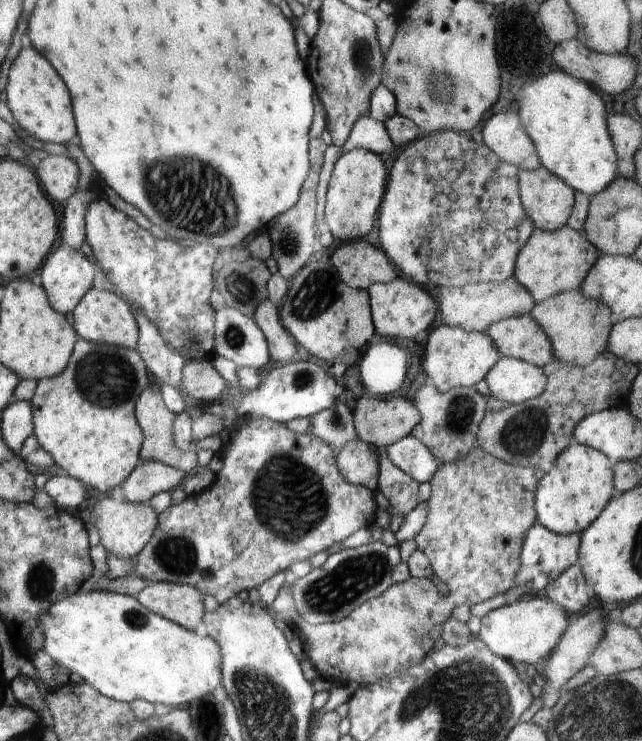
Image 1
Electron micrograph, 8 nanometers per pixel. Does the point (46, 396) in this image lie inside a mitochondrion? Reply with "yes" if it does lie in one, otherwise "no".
no

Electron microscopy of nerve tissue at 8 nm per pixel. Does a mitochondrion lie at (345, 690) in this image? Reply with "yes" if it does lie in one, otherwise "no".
no

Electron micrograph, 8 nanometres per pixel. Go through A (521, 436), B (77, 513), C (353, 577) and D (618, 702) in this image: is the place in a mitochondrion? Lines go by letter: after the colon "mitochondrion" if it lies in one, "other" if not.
A: mitochondrion
B: other
C: mitochondrion
D: mitochondrion

